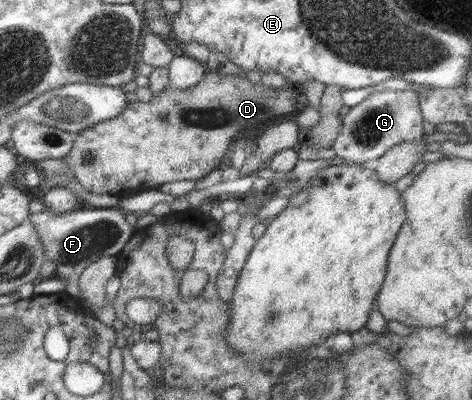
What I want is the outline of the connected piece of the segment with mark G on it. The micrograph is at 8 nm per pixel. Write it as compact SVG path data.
M411 90L394 92L374 92L360 104L352 106L340 120L338 136L332 140L332 149L335 156L348 163L361 164L361 162L375 163L378 157L386 150L406 140L418 140L423 136L423 118L418 106L418 95Z

